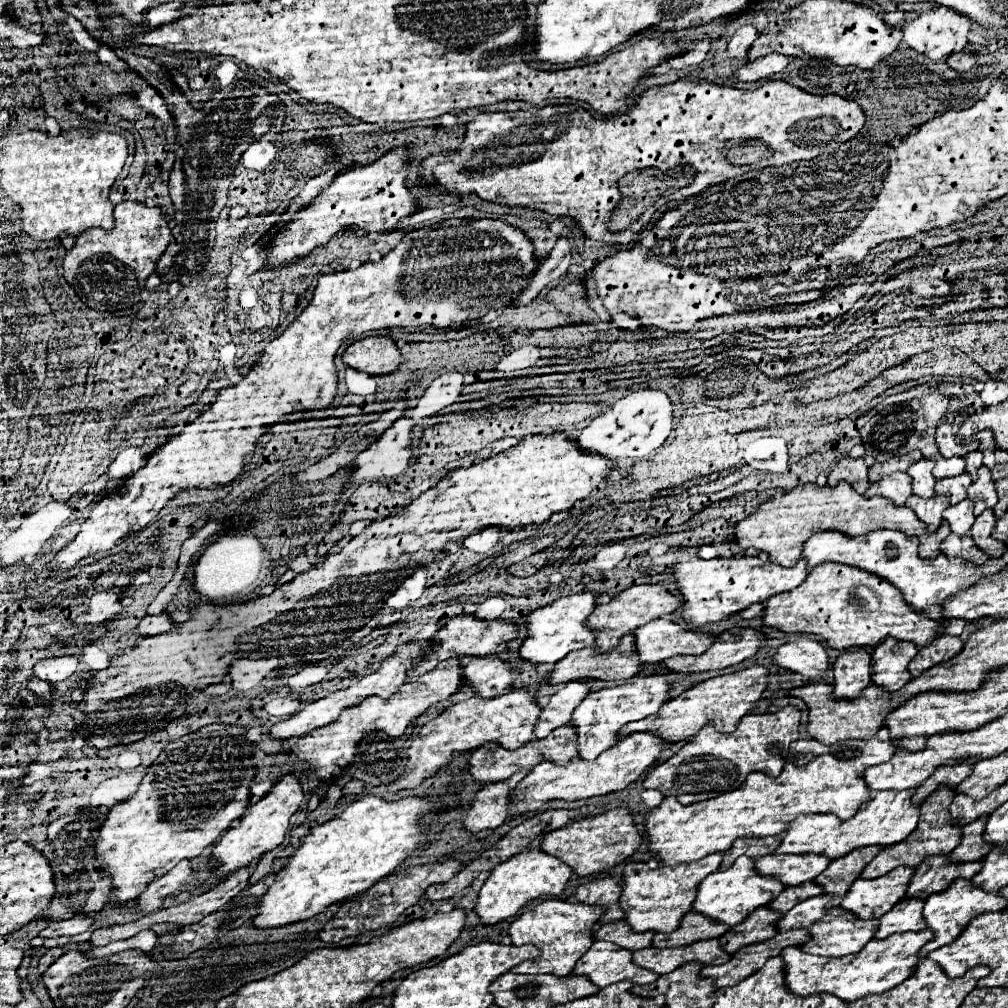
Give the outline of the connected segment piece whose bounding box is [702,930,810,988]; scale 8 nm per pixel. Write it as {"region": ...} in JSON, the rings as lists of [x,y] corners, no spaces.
{"region":[[[788,930],[778,934],[772,940],[766,940],[762,944],[752,944],[752,946],[744,946],[740,948],[728,964],[722,966],[704,966],[702,968],[702,976],[714,976],[716,978],[716,986],[724,988],[724,986],[734,986],[738,982],[742,982],[744,978],[748,978],[752,972],[760,970],[768,958],[780,956],[780,952],[788,946],[800,946],[806,944],[810,940],[808,930]]]}

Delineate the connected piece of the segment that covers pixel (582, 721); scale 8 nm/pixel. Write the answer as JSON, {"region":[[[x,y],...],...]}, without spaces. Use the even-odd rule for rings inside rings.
{"region":[[[654,674],[654,676],[644,676],[636,678],[634,682],[626,682],[620,686],[610,686],[602,688],[598,692],[590,692],[584,702],[572,712],[570,724],[576,728],[578,736],[578,756],[582,760],[594,760],[598,758],[604,750],[614,746],[618,742],[618,730],[632,722],[646,718],[650,714],[656,714],[664,702],[668,702],[668,682],[666,676]]]}

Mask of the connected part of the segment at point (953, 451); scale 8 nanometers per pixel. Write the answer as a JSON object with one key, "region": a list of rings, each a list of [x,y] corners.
{"region":[[[942,424],[938,430],[936,430],[936,444],[938,444],[938,450],[944,458],[952,458],[952,456],[966,456],[974,450],[978,450],[978,442],[972,442],[972,444],[960,444],[956,440],[956,436],[952,434],[952,428],[950,424]]]}

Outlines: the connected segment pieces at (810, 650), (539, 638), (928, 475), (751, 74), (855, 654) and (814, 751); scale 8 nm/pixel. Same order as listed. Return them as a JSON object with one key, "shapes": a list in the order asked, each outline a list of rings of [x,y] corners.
{"shapes":[[[[798,638],[794,642],[782,644],[774,652],[772,662],[784,670],[798,672],[808,678],[822,678],[828,668],[828,654],[820,642]]],[[[580,592],[572,596],[558,598],[556,602],[538,608],[526,616],[526,638],[520,646],[520,656],[532,664],[550,662],[556,664],[562,660],[568,652],[580,650],[594,644],[594,632],[586,626],[586,618],[596,606],[596,596],[592,592]]],[[[918,460],[914,462],[906,472],[908,476],[912,478],[912,492],[920,498],[932,498],[934,494],[934,484],[936,484],[936,478],[932,476],[932,468],[934,468],[934,462],[932,460]]],[[[768,54],[768,56],[762,56],[754,62],[748,62],[746,66],[742,66],[738,72],[736,72],[736,78],[740,82],[758,82],[758,80],[766,80],[778,72],[782,72],[786,68],[786,64],[790,64],[792,58],[788,56],[782,56],[782,54]]],[[[846,650],[832,666],[834,698],[856,698],[870,684],[870,654],[860,650]]],[[[886,728],[872,738],[844,740],[832,746],[820,744],[818,740],[796,740],[792,742],[788,760],[778,778],[752,772],[738,790],[690,806],[682,806],[672,796],[664,798],[662,804],[650,810],[644,818],[648,850],[656,852],[662,864],[694,862],[714,852],[726,852],[736,838],[782,834],[800,814],[830,812],[840,820],[848,820],[868,798],[868,786],[862,780],[862,772],[868,766],[890,760],[894,752],[896,746],[888,740]]]]}

